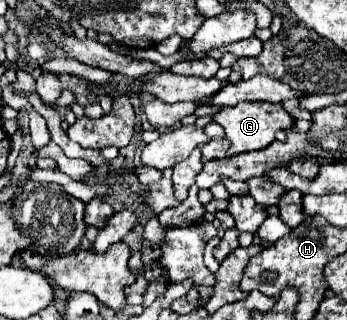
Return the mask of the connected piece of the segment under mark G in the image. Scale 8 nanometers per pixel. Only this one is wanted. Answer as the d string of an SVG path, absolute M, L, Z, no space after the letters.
M244 101L236 107L222 109L214 115L214 121L224 127L226 139L232 143L228 149L228 155L240 155L244 151L258 151L266 149L274 141L274 133L280 129L290 129L294 125L294 117L286 113L286 109L278 103L266 103L266 101Z

